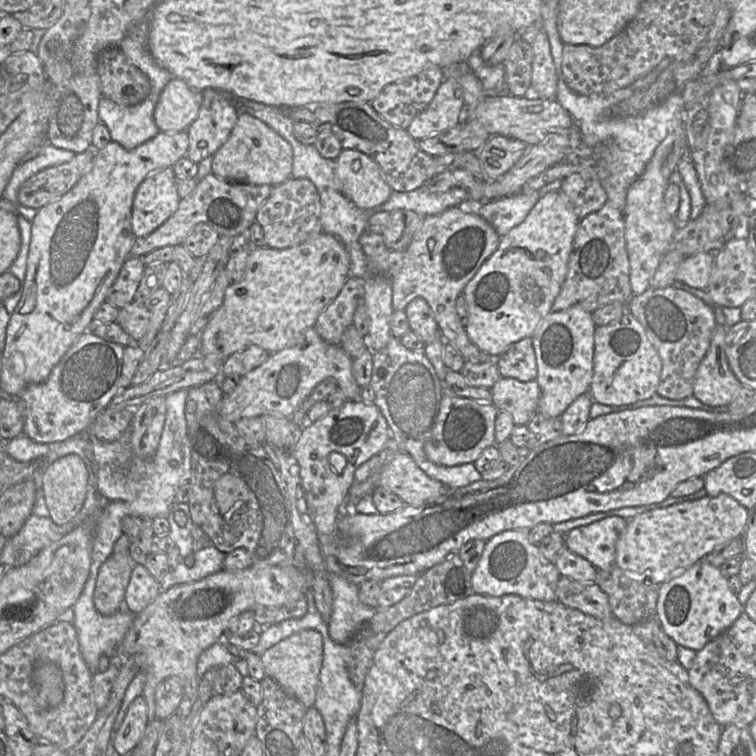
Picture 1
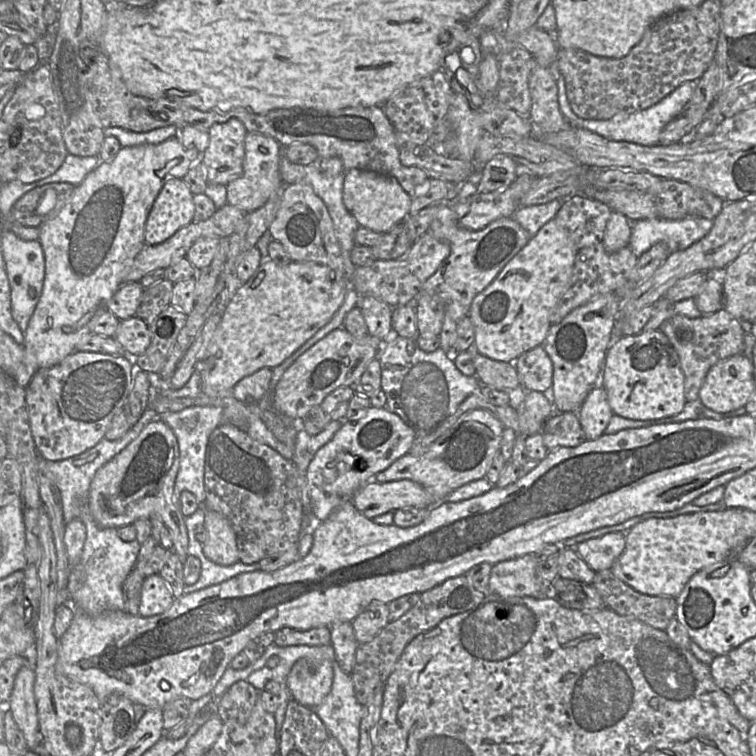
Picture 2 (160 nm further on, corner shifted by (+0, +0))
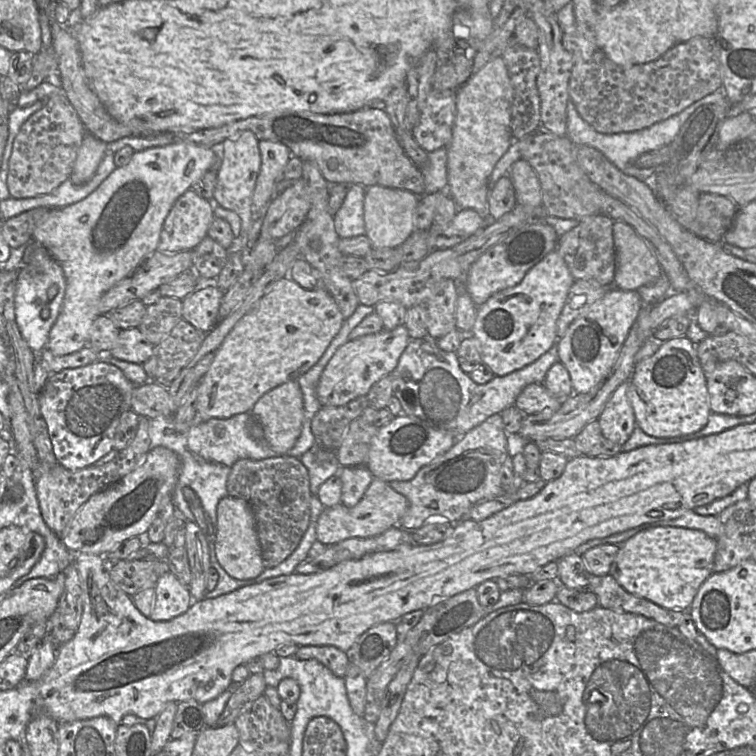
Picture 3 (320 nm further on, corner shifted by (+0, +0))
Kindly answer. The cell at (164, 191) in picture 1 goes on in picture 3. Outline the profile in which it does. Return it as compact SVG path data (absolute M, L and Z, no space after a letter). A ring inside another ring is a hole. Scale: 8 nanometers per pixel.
M192 189L182 194L164 221L157 250L167 254L193 251L207 237L208 228L215 218L213 202L214 200L206 200L200 197Z

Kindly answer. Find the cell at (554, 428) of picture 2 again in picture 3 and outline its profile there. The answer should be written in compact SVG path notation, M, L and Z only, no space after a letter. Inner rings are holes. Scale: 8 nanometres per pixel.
M598 421L588 423L574 438L577 449L585 456L611 457L623 451L623 445L606 439Z

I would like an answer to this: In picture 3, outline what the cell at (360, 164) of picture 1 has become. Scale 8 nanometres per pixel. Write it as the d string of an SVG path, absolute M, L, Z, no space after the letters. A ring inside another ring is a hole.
M380 185L366 187L364 198L365 234L374 248L400 246L415 230L414 220L419 197L411 191Z

